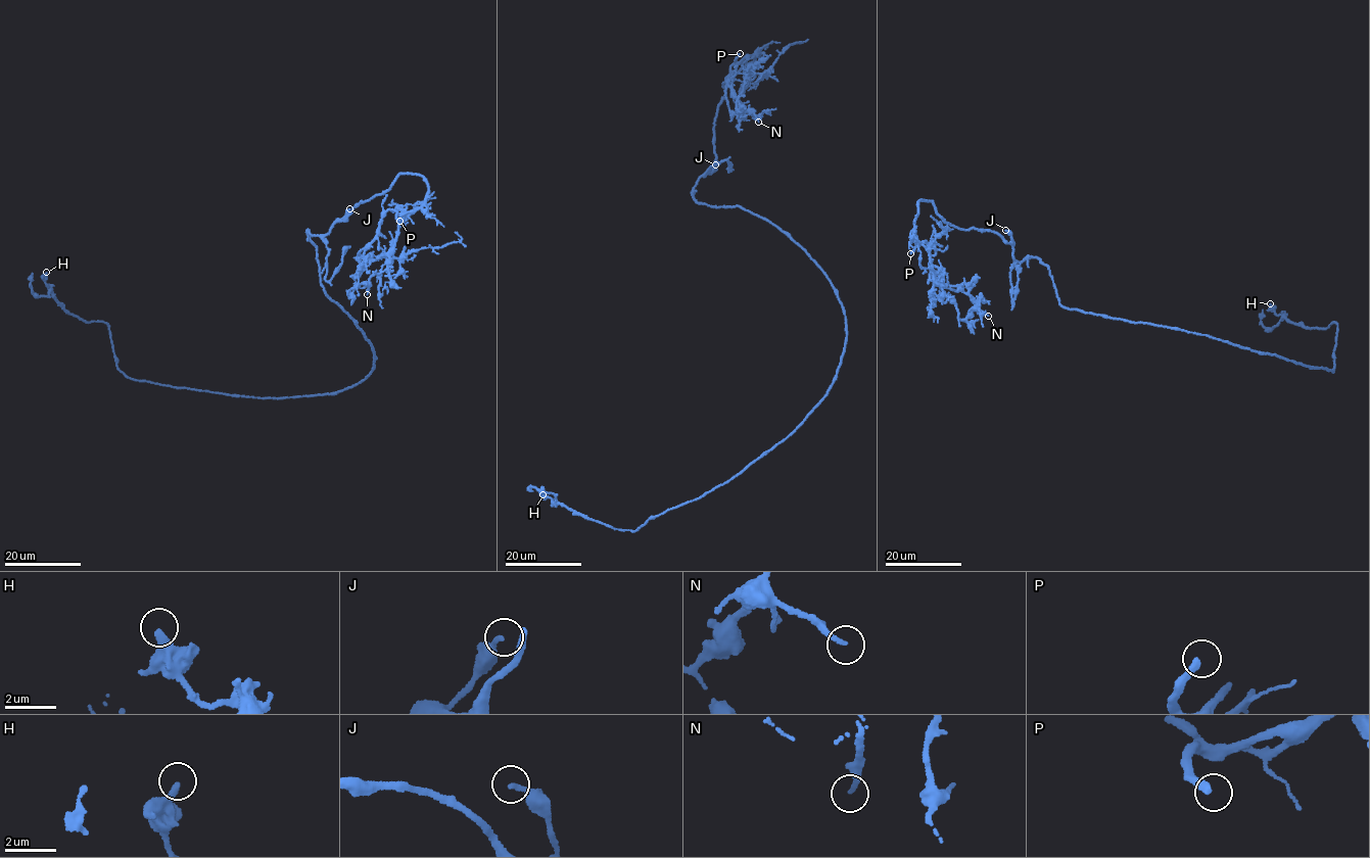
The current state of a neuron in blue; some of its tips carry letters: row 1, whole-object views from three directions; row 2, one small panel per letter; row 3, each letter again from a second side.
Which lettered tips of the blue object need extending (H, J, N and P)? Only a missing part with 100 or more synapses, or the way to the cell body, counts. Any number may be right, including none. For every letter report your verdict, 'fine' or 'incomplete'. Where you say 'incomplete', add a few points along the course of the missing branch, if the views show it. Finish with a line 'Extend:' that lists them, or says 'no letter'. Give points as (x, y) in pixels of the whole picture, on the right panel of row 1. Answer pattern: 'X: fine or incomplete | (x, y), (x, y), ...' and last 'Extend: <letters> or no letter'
H: fine
J: fine
N: fine
P: incomplete
Extend: P

